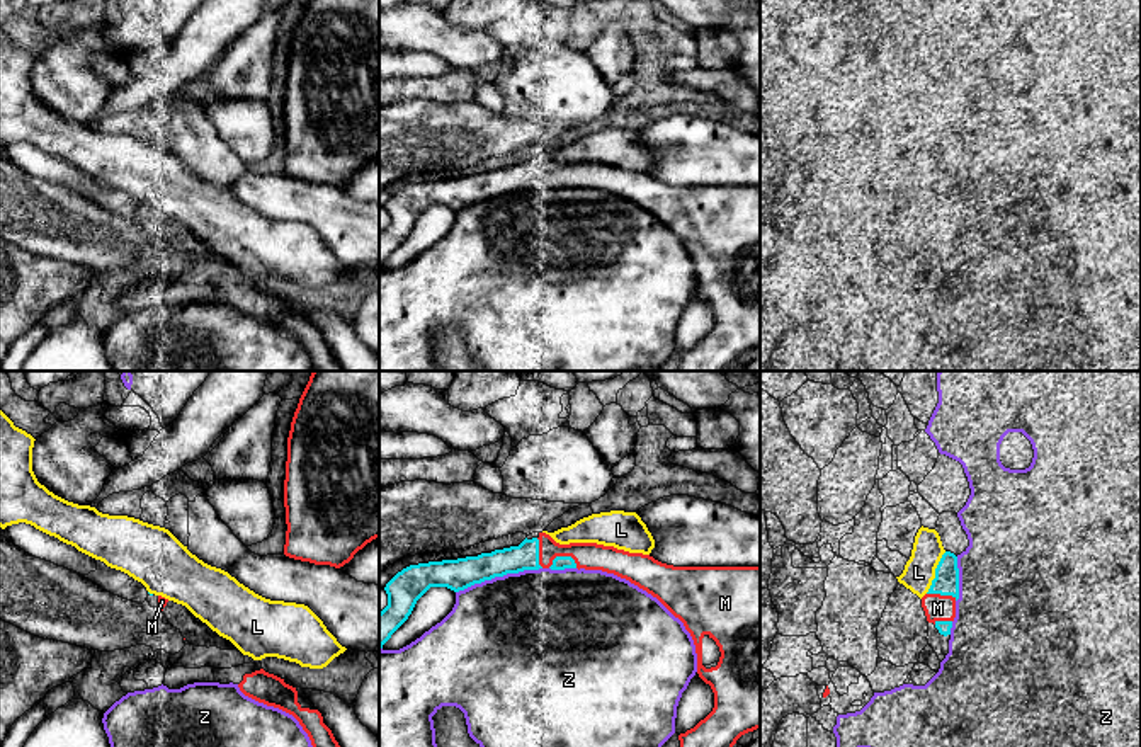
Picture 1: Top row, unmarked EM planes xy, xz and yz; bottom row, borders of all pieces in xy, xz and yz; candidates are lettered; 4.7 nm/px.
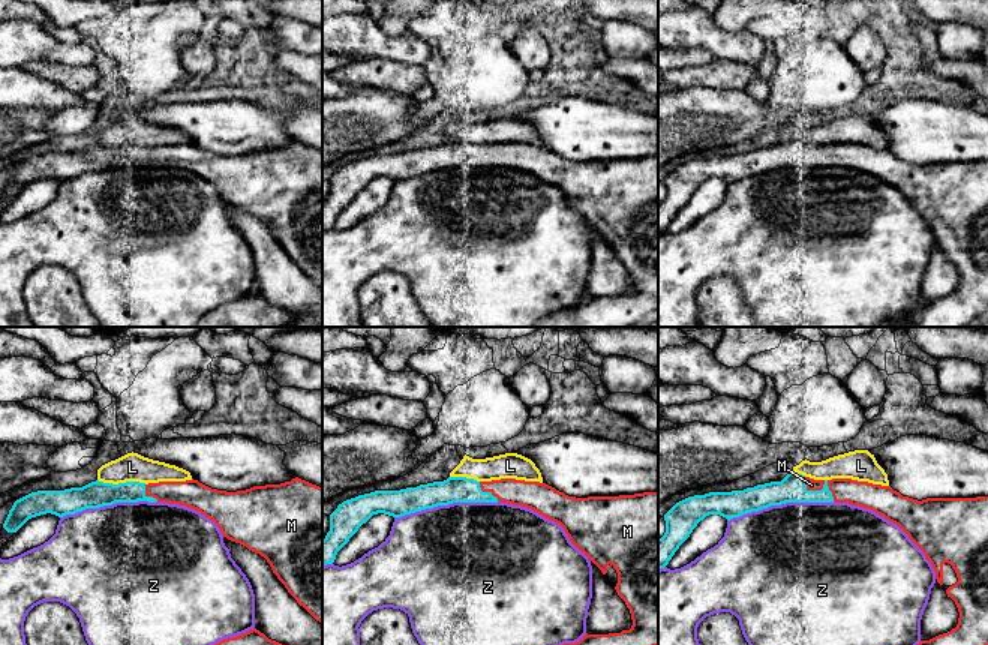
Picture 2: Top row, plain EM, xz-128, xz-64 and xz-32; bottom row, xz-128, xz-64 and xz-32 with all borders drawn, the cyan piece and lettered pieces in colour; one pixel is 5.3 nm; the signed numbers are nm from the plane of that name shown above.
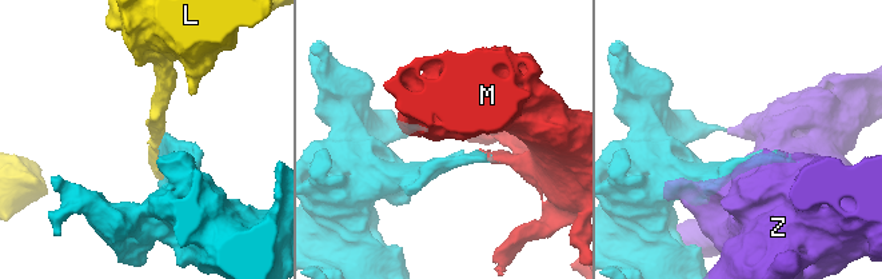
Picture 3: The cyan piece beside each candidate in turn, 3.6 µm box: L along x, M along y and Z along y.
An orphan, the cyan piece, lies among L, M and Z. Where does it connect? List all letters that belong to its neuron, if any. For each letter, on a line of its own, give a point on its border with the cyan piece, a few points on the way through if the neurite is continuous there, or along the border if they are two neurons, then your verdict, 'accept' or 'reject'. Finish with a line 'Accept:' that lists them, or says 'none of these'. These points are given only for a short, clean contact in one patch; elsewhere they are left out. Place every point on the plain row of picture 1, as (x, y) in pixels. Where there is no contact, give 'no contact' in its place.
L: contact yz (936, 191); reject
M: contact xz (561, 176); accept
Z: contact xz (499, 194); reject
Accept: M

